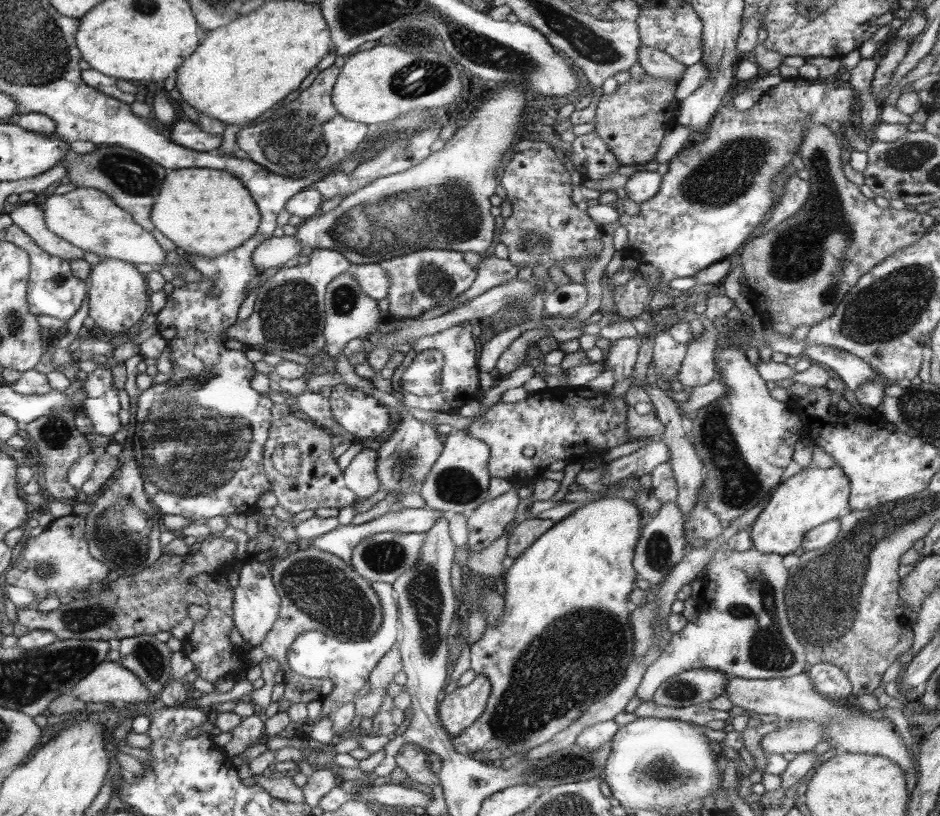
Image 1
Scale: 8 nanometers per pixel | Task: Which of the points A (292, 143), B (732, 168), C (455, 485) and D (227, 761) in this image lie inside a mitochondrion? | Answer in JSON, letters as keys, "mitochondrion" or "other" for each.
{"A":"mitochondrion","B":"mitochondrion","C":"mitochondrion","D":"other"}

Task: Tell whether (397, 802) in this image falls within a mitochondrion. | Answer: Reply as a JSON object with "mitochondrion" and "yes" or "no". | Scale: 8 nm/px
{"mitochondrion":"no"}

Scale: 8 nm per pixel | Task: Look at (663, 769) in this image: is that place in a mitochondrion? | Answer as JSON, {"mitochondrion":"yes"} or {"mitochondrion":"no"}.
{"mitochondrion":"yes"}

